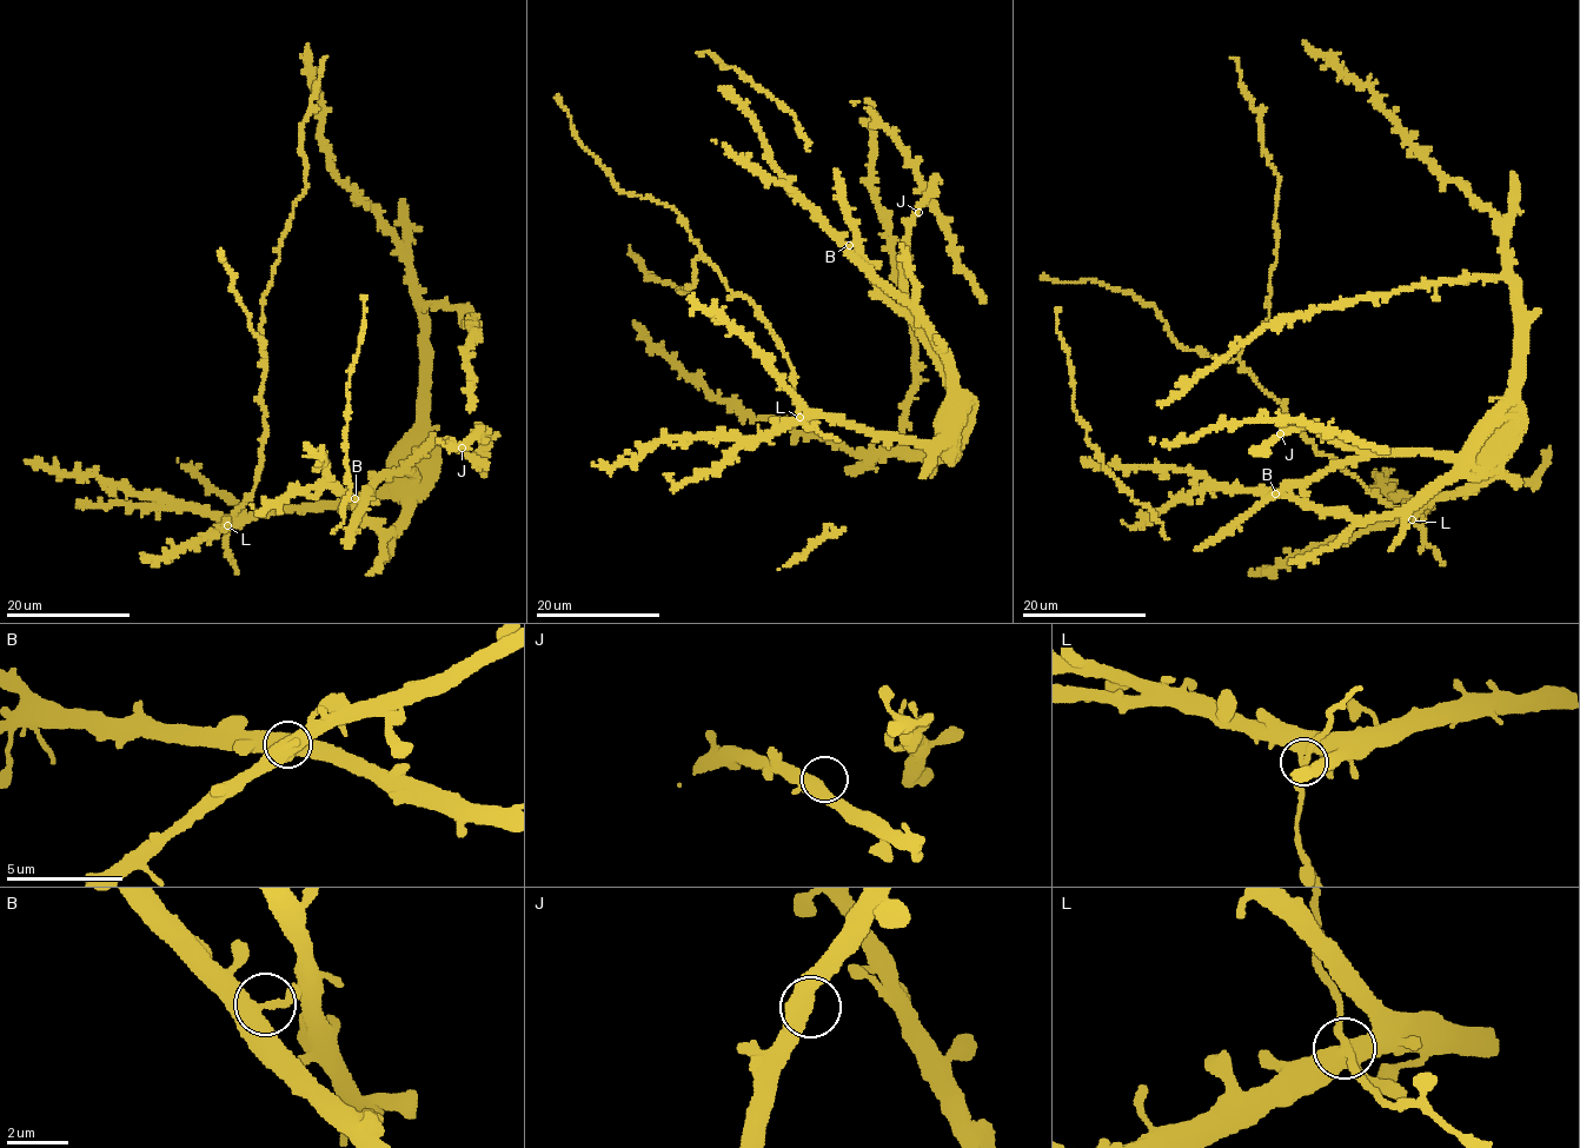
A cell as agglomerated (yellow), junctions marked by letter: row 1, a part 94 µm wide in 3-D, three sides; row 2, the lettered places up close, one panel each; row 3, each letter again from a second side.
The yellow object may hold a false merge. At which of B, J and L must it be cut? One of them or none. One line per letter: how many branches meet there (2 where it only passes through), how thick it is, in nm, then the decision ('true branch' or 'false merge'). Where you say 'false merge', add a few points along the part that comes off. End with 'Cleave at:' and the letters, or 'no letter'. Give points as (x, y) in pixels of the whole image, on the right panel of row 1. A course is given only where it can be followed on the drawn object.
B: branches 3; calibre 380 nm; true branch
J: branches 3; calibre 380 nm; true branch
L: branches 3; calibre 320 nm; true branch
Cleave at: no letter

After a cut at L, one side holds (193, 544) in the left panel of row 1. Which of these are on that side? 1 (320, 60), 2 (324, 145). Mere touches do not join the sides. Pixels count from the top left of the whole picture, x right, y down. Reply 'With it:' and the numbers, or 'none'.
With it: 2

